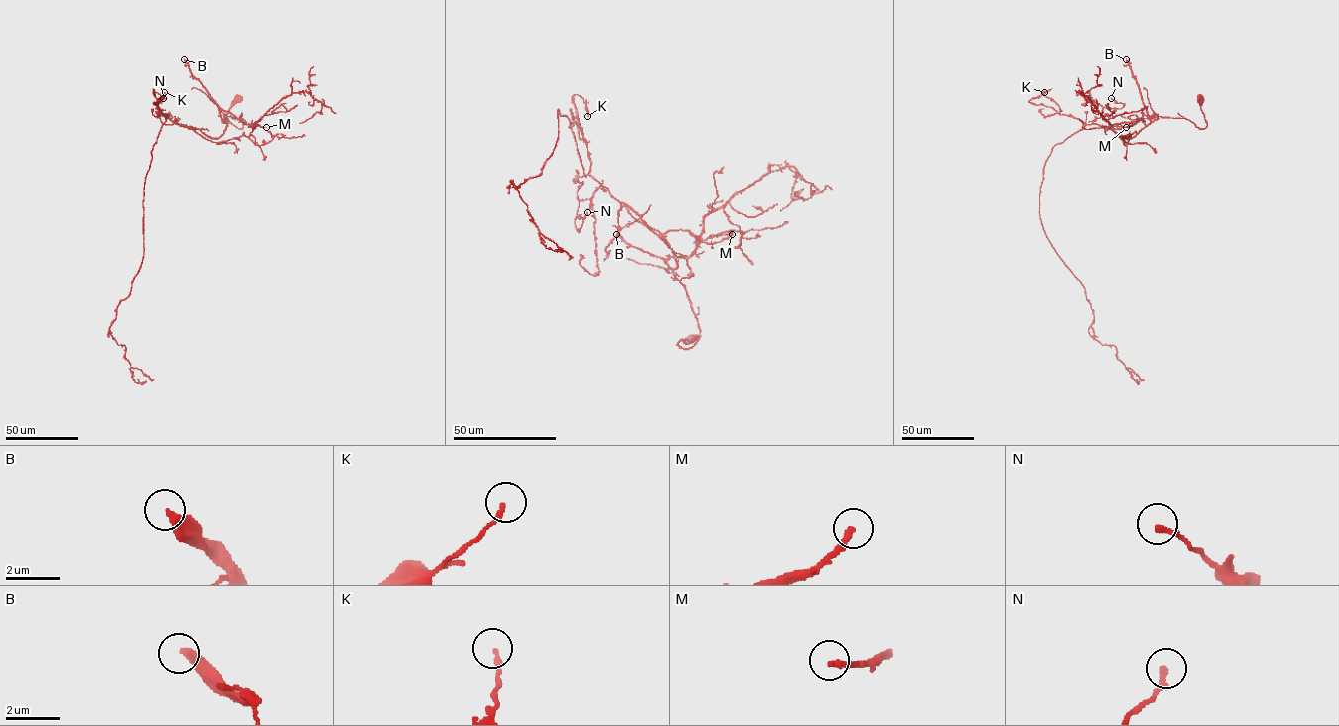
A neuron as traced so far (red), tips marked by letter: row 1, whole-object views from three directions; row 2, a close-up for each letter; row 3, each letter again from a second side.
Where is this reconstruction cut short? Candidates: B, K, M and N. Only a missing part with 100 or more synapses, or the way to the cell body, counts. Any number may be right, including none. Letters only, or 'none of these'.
B

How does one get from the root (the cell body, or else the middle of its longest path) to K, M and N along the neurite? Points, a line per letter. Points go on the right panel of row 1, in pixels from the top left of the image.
K: (1200, 98), (1205, 129), (1153, 114), (1125, 138), (1028, 102), (1044, 92)
M: (1200, 98), (1207, 123), (1205, 129), (1185, 118), (1154, 114), (1151, 122), (1145, 107), (1143, 116), (1126, 127)
N: (1200, 98), (1205, 129), (1153, 114), (1128, 138), (1092, 122), (1103, 107), (1123, 107), (1111, 98)

